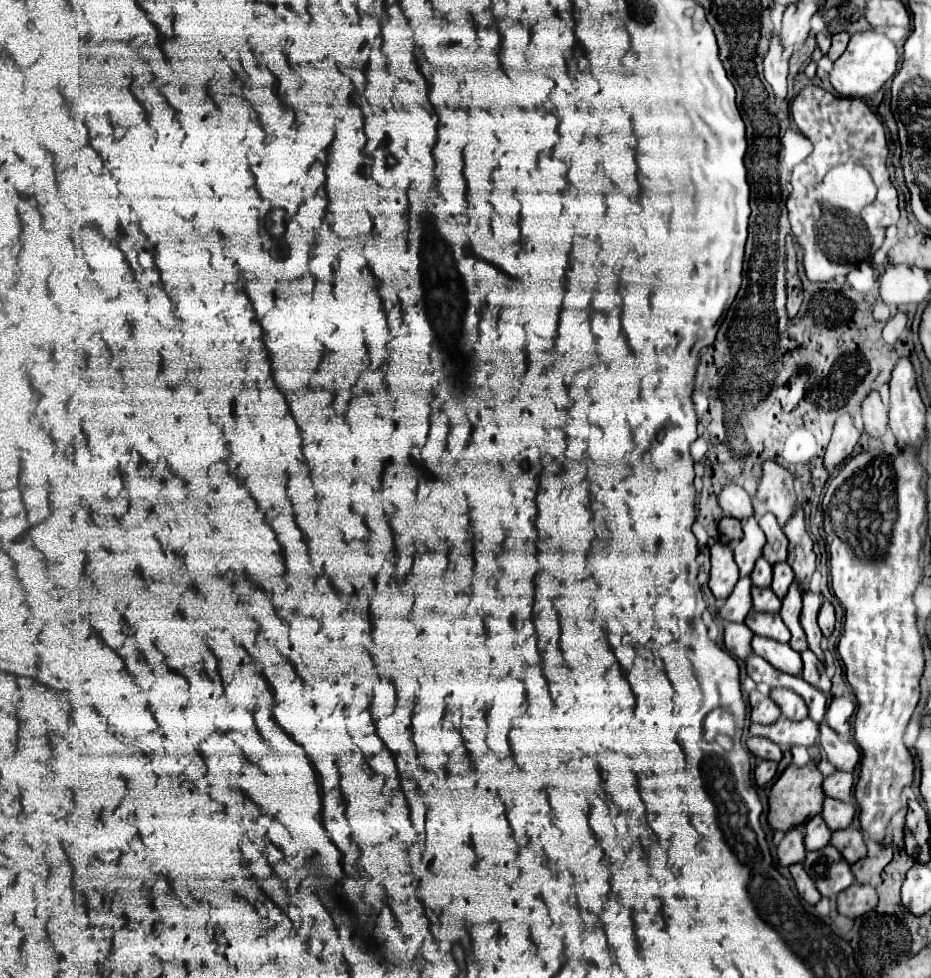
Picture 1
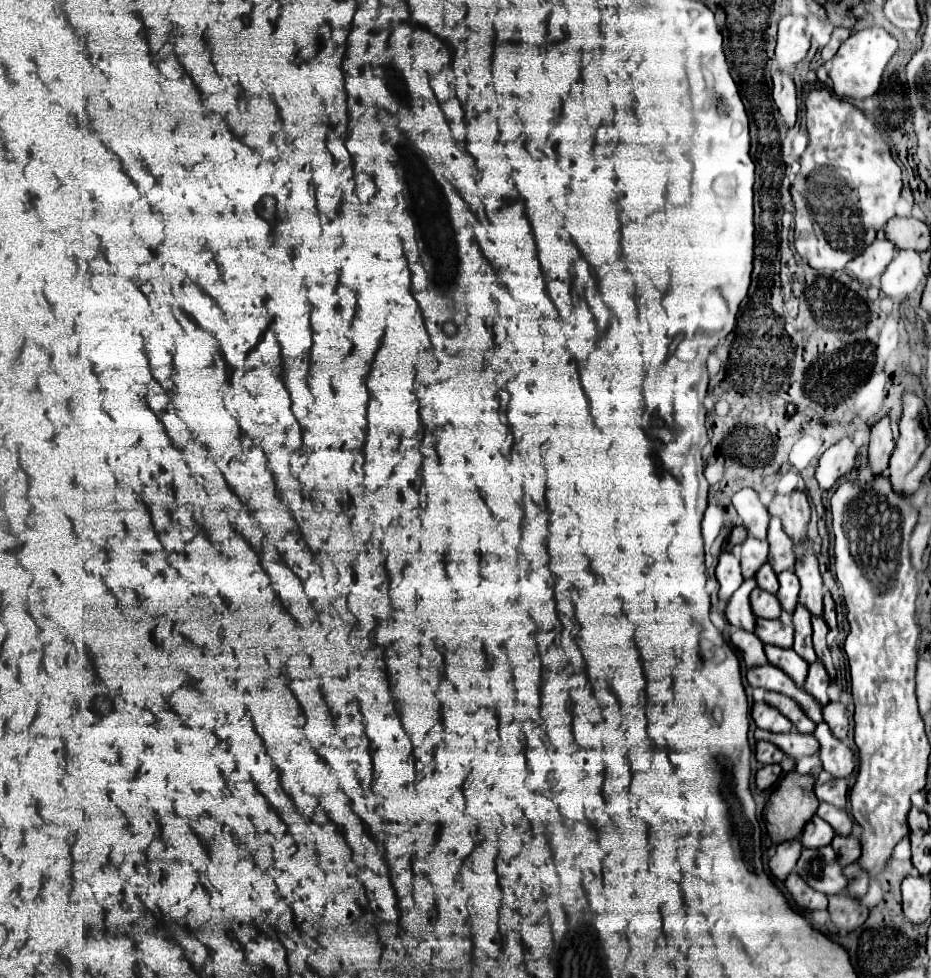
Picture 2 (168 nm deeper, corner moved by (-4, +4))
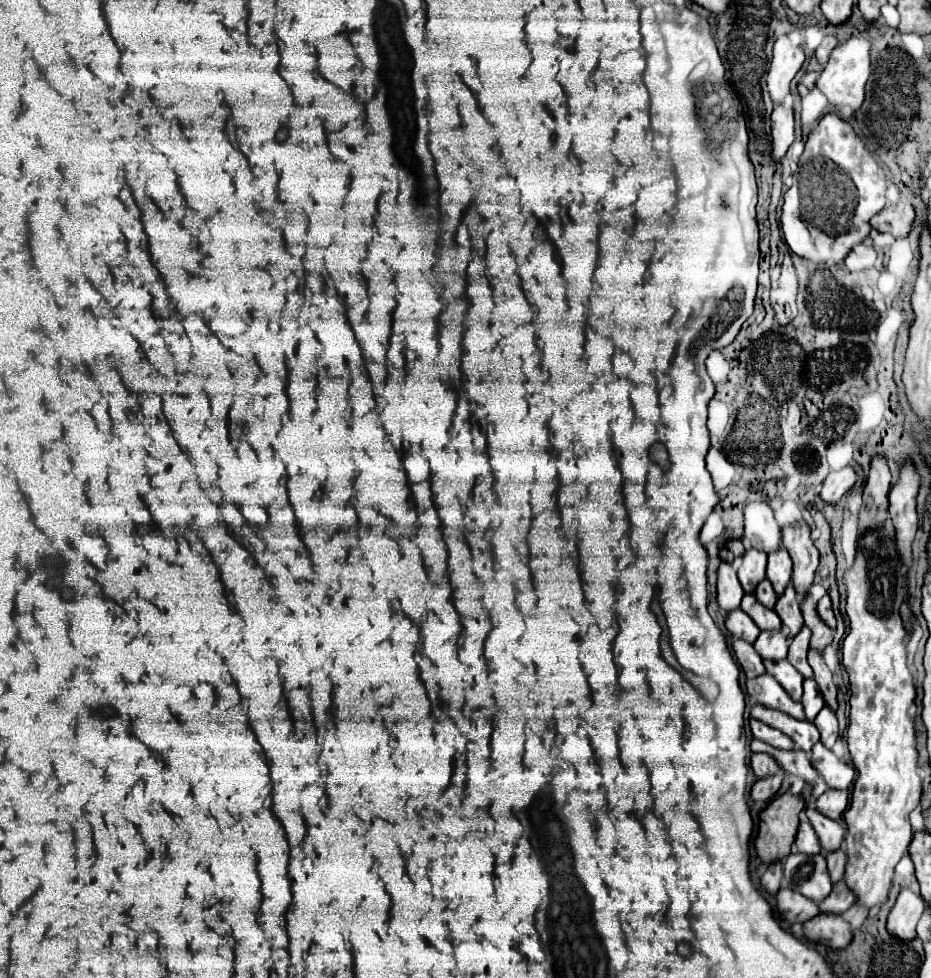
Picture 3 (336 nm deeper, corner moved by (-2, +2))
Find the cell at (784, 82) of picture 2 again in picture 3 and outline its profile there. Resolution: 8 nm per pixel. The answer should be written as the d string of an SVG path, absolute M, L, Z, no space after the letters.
M785 103L775 105L771 115L771 137L773 137L773 157L779 159L787 153L793 143L793 107Z

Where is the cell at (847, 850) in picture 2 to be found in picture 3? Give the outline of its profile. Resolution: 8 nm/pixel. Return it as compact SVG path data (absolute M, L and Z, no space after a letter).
M837 849L837 851L827 853L827 865L829 865L831 881L839 881L839 879L843 879L845 865L847 865L847 855L845 855L845 851Z

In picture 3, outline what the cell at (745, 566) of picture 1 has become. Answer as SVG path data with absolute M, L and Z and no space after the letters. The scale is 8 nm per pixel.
M749 549L743 553L743 565L739 567L737 575L739 581L745 589L745 593L753 593L753 589L757 587L759 581L765 579L765 565L767 565L767 553L757 551L757 549Z

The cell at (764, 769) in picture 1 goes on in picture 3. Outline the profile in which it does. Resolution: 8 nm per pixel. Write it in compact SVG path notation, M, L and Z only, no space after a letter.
M779 775L757 779L753 789L751 789L751 797L753 797L753 801L769 801L769 799L775 797L779 787L781 787L781 777Z

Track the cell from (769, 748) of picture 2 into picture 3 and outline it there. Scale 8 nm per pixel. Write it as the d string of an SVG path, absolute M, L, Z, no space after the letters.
M755 753L755 755L751 757L751 769L753 769L755 777L761 779L761 777L775 775L781 767L777 765L777 761L775 761L771 755L767 755L767 753Z

